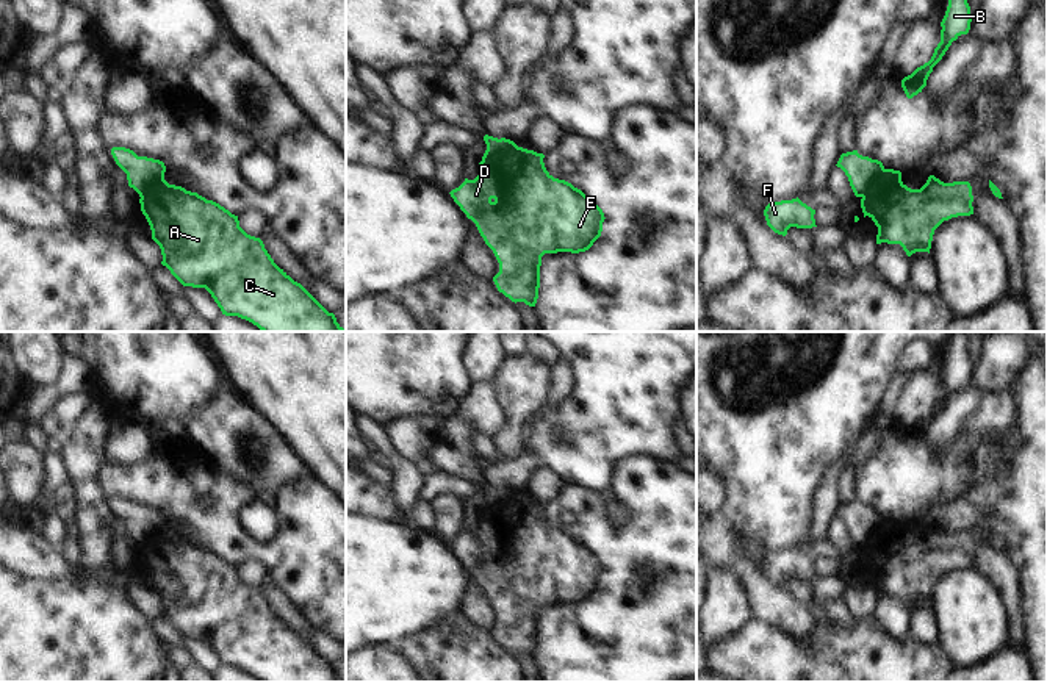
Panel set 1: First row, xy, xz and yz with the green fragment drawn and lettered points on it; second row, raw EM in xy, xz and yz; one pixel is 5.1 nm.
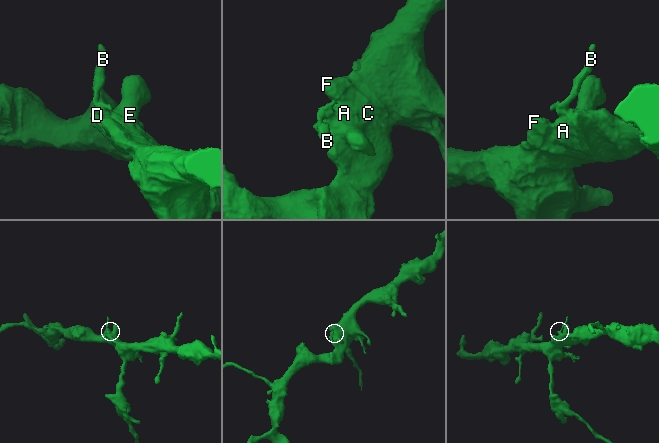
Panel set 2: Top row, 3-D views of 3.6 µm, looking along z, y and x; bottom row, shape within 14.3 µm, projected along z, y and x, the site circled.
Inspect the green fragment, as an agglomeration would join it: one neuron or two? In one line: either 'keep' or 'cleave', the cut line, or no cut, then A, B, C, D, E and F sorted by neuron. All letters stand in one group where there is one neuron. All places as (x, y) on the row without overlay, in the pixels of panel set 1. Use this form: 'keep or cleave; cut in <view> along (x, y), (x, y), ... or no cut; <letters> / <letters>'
cleave; cut in xz along (517, 496), (498, 499), (482, 510); A C D E F / B

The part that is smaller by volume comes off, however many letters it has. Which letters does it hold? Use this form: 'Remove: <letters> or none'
Remove: B

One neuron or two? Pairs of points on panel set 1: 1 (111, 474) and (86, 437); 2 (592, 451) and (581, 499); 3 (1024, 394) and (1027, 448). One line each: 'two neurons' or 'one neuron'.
1: two neurons
2: two neurons
3: one neuron

